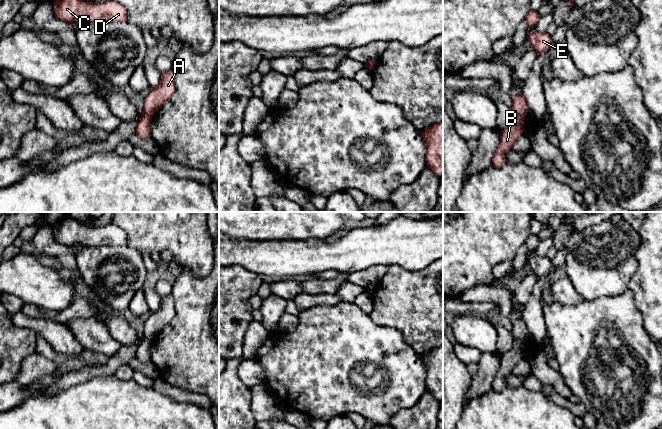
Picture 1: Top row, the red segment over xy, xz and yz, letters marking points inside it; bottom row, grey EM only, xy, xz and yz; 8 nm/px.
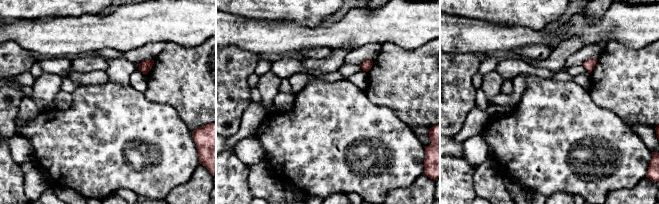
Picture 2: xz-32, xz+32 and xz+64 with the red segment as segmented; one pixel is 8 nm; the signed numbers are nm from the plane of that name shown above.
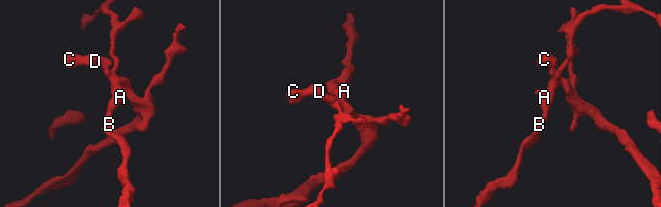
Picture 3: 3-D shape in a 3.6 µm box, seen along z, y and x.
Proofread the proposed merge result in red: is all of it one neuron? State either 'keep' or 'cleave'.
cleave

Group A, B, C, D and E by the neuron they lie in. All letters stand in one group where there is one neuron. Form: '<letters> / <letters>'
A C D E / B

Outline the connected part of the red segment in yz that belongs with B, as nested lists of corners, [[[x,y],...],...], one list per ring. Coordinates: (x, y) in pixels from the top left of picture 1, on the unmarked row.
[[[515,340],[512,348],[501,355],[500,368],[493,380],[492,389],[501,391],[506,386],[505,378],[514,372],[516,363],[523,359],[524,341]]]

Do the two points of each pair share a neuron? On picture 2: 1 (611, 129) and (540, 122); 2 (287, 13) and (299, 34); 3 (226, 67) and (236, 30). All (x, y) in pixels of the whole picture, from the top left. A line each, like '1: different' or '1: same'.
1: same
2: different
3: different

